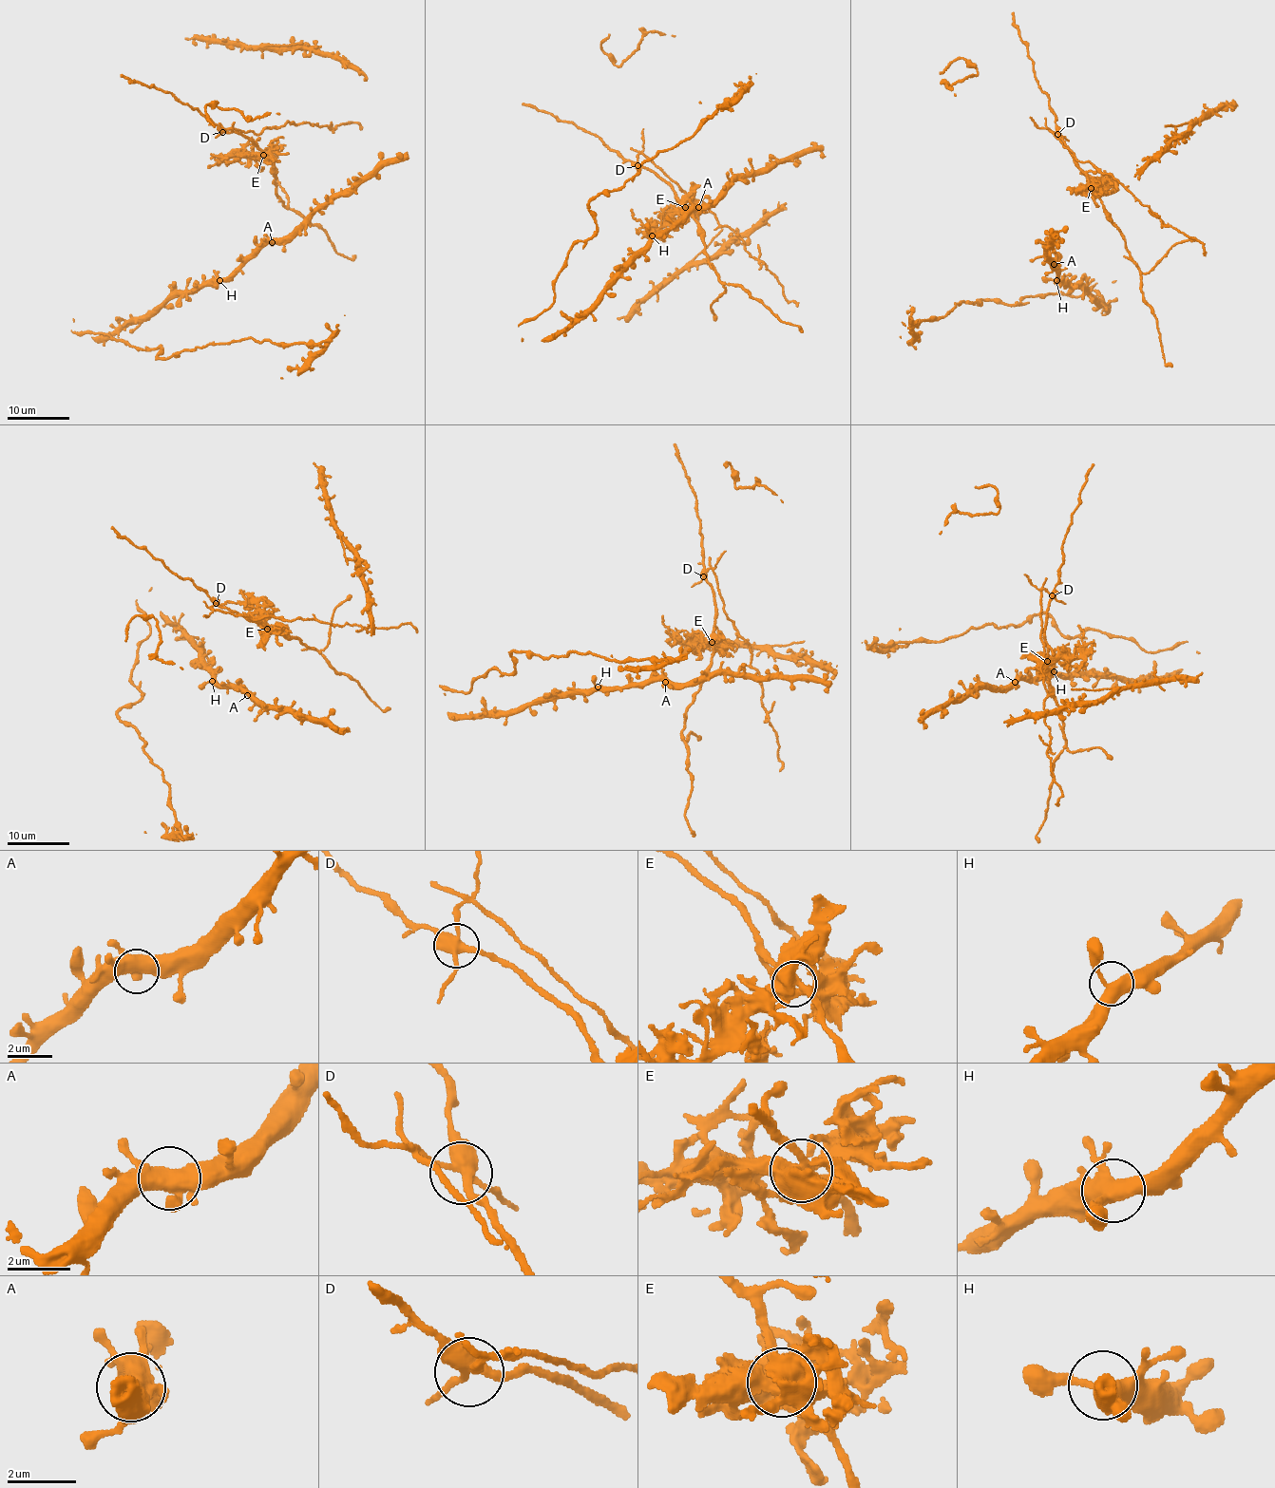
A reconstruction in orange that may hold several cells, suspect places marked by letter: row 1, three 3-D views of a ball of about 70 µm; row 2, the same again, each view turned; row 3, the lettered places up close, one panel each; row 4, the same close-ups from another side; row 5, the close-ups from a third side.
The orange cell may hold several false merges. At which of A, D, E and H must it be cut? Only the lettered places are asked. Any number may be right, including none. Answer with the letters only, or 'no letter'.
D, E

